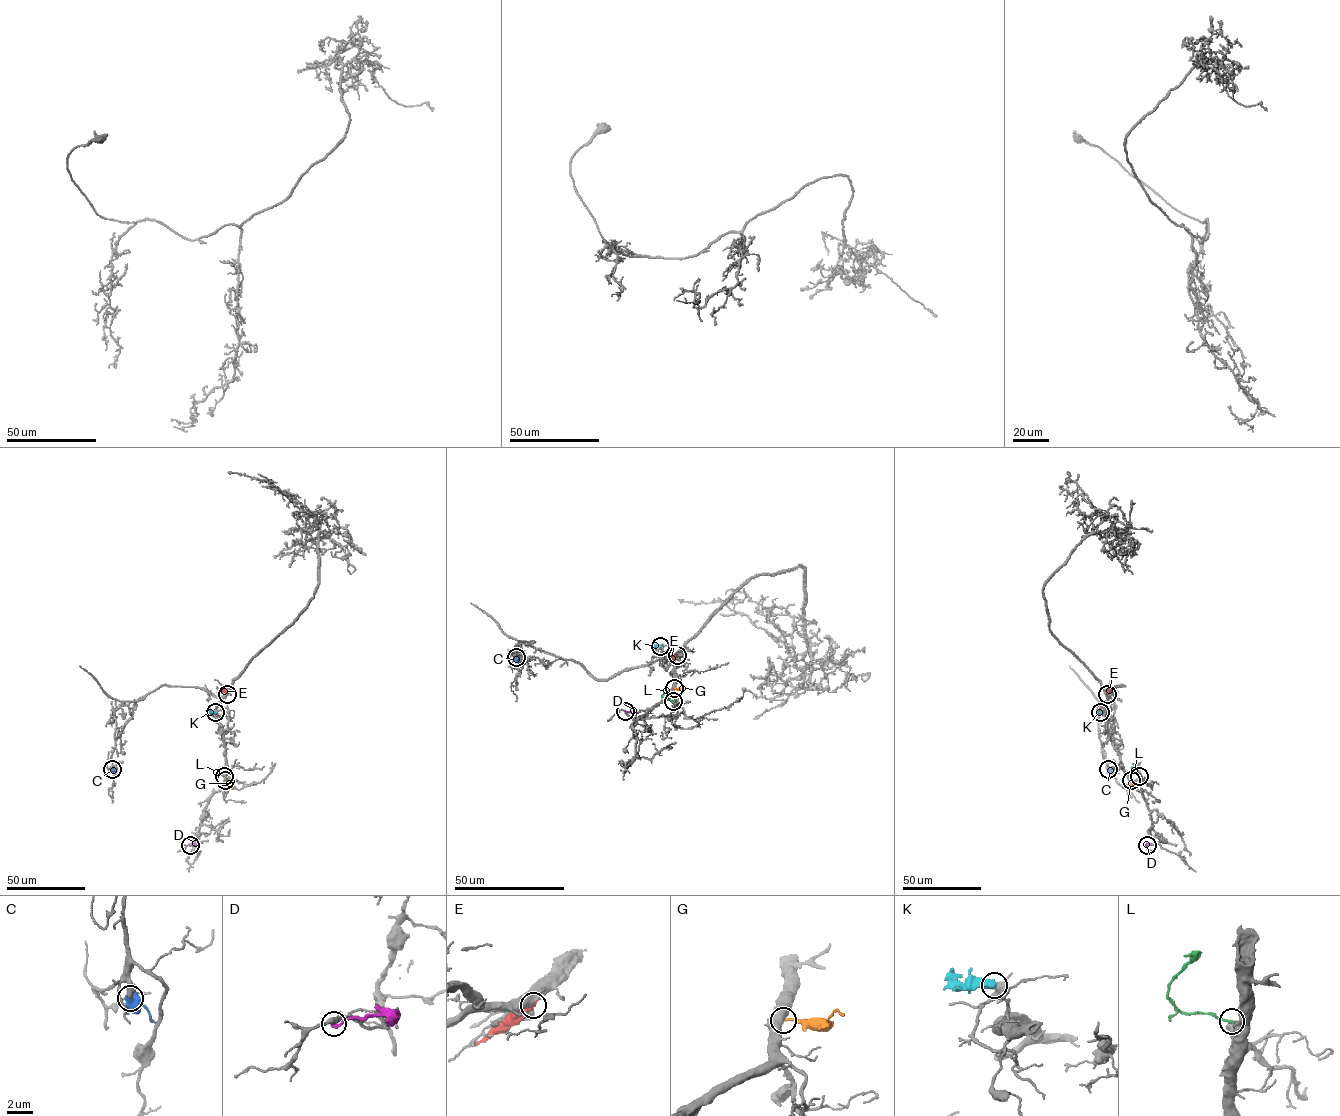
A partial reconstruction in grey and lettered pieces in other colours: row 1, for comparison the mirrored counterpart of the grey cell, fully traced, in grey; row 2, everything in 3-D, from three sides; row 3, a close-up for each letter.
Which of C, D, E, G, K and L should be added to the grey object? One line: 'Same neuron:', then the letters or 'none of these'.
Same neuron: C

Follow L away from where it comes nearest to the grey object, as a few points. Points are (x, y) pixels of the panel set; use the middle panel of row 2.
L: (673, 701), (662, 696), (664, 688)

